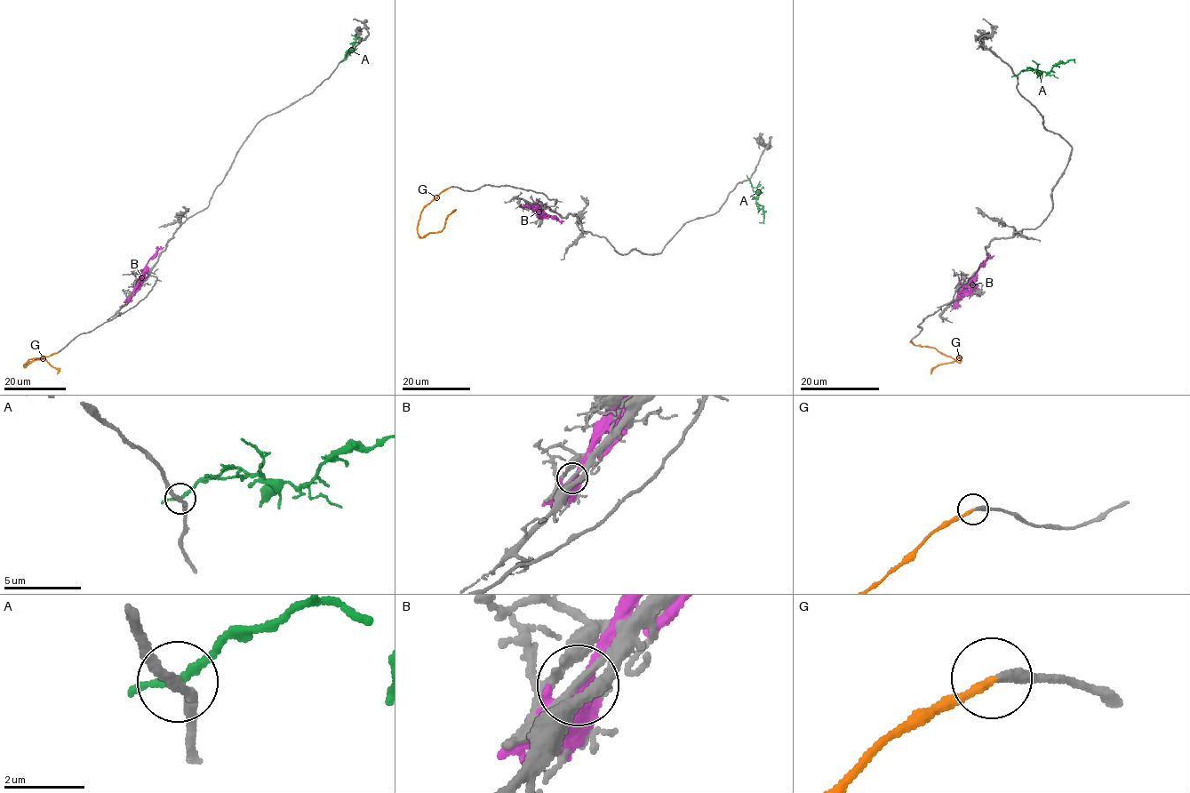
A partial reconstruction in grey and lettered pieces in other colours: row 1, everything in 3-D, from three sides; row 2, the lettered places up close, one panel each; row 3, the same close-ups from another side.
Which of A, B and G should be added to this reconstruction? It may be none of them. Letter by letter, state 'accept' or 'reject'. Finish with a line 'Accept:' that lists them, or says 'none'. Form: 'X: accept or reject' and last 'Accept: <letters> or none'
A: reject
B: reject
G: accept
Accept: G

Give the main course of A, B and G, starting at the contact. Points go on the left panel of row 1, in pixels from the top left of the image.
A: (343, 60), (347, 51), (350, 51), (355, 42), (355, 35), (351, 35)
B: (130, 296), (145, 265), (163, 247)
G: (57, 352), (30, 359), (24, 366), (36, 359), (43, 359), (58, 370), (57, 374)

